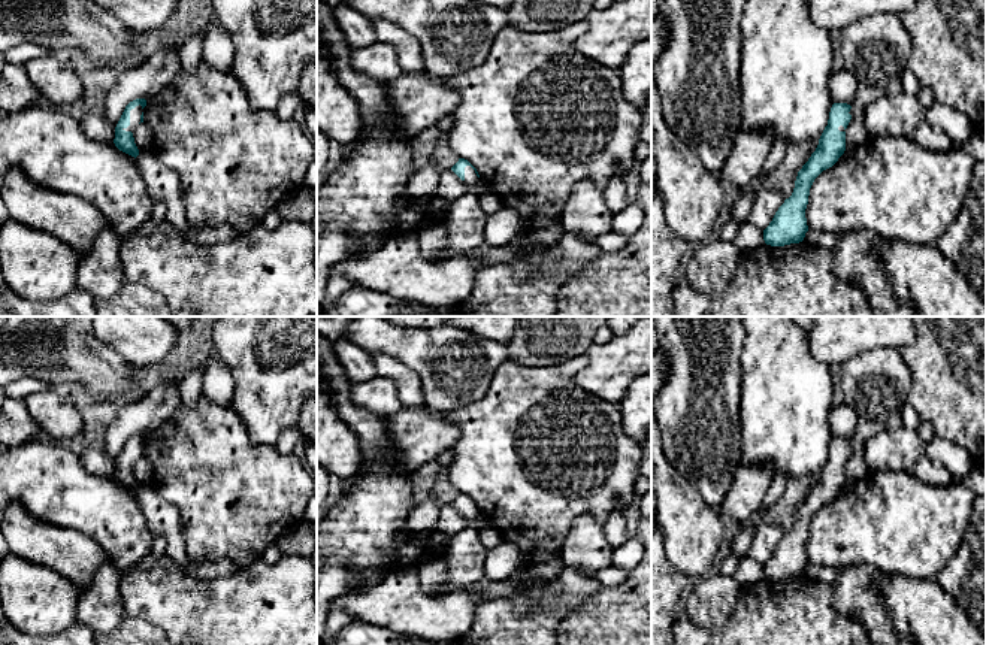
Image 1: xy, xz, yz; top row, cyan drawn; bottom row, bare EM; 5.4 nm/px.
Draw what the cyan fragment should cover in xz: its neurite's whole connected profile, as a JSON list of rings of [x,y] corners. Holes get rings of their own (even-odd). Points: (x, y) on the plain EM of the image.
[[[459,493],[459,496],[451,502],[451,505],[468,518],[469,526],[477,521],[478,506],[477,503],[465,493]]]

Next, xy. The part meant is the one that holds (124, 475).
[[[136,433],[133,436],[130,436],[117,461],[115,461],[115,473],[114,478],[115,481],[131,490],[131,491],[137,491],[139,490],[139,484],[134,478],[134,472],[133,472],[133,466],[136,464],[136,461],[143,457],[143,442],[146,440],[146,434],[145,433]]]

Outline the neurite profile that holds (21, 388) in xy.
[[[22,378],[19,381],[9,384],[4,388],[4,394],[6,397],[24,400],[28,394],[40,393],[40,391],[51,390],[51,388],[52,385],[46,381],[40,381],[36,378]]]

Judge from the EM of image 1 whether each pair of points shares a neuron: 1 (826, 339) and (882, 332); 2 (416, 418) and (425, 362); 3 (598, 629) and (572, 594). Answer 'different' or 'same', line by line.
1: same
2: different
3: different

